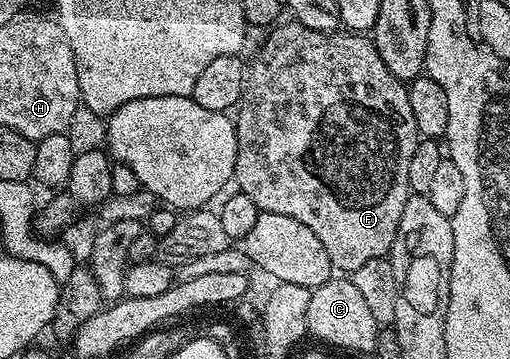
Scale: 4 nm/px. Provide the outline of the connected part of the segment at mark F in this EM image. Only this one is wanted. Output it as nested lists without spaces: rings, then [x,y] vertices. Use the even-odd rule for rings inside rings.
[[[297,22],[289,23],[279,23],[265,33],[266,41],[259,46],[258,57],[255,58],[254,65],[249,65],[246,73],[246,87],[242,90],[242,99],[236,108],[238,149],[233,183],[237,191],[248,194],[248,198],[256,202],[259,212],[288,214],[288,218],[296,218],[296,222],[308,226],[308,230],[312,230],[312,234],[320,238],[324,250],[328,250],[331,269],[338,271],[339,268],[342,271],[339,273],[353,274],[360,270],[360,266],[364,266],[364,262],[372,262],[372,258],[386,256],[396,238],[396,226],[400,226],[404,202],[412,194],[408,186],[408,161],[412,159],[420,139],[416,118],[412,115],[412,105],[408,103],[407,85],[398,80],[396,74],[388,70],[388,66],[384,66],[384,58],[380,58],[380,50],[376,50],[369,35],[355,34],[349,30],[321,32]]]

